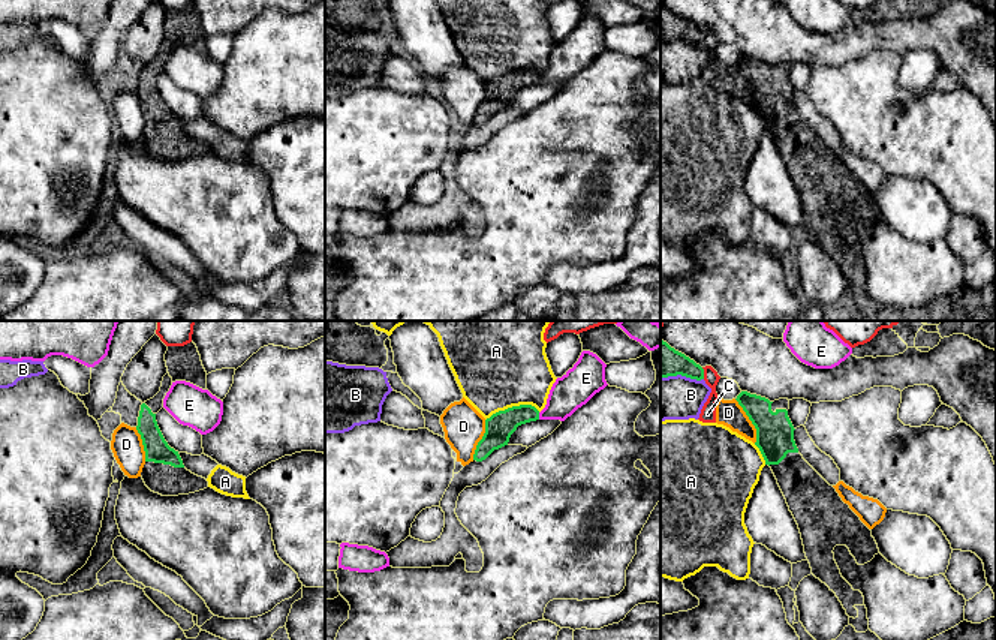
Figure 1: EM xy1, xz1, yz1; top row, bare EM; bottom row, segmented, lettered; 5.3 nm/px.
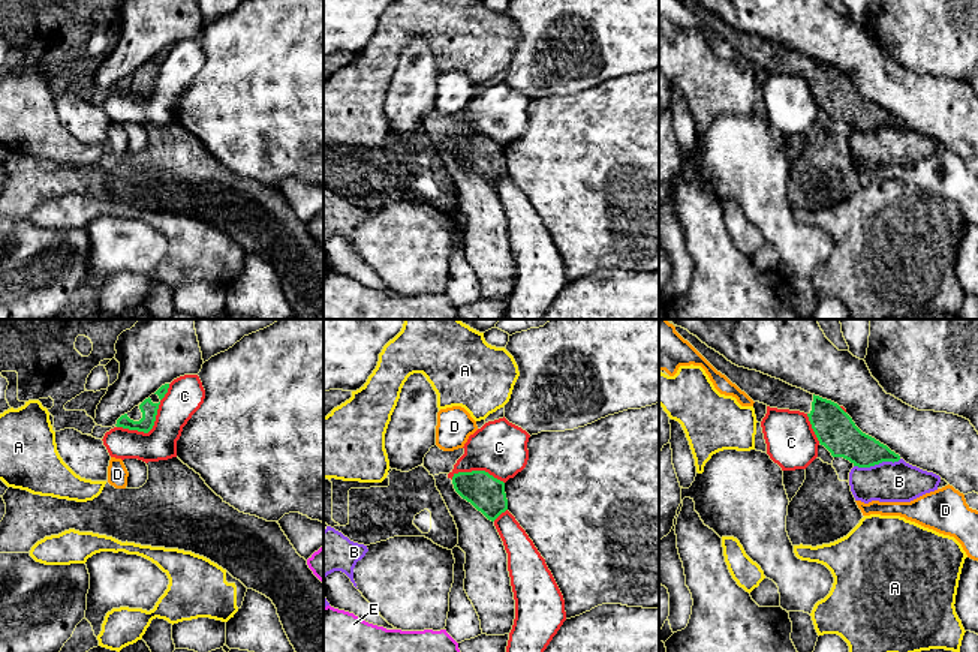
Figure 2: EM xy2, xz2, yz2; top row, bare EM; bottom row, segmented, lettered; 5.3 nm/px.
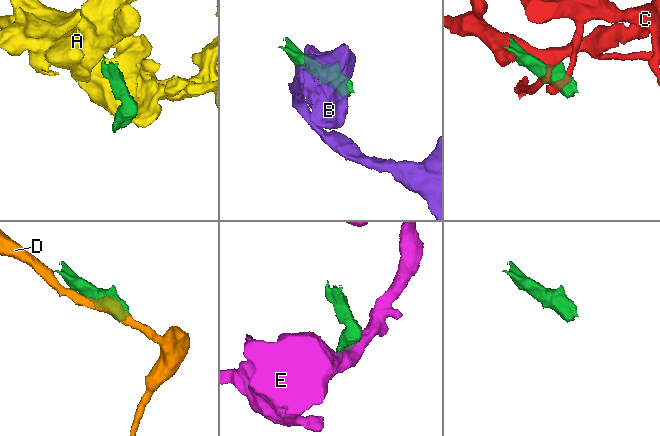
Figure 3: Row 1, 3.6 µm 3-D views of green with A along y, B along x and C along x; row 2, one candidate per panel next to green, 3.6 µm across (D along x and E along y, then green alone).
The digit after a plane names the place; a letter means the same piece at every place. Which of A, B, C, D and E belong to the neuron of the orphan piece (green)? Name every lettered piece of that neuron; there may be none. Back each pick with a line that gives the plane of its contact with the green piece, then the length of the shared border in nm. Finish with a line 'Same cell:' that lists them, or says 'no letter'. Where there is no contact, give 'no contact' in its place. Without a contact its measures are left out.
Same cell: no letter

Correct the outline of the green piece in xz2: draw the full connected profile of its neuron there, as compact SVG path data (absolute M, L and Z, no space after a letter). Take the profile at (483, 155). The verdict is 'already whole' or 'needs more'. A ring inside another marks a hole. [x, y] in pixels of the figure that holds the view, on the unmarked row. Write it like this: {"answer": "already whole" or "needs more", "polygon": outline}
{"answer": "already whole", "polygon": "M485 135L454 138L452 148L463 163L491 186L508 174L505 147Z"}

